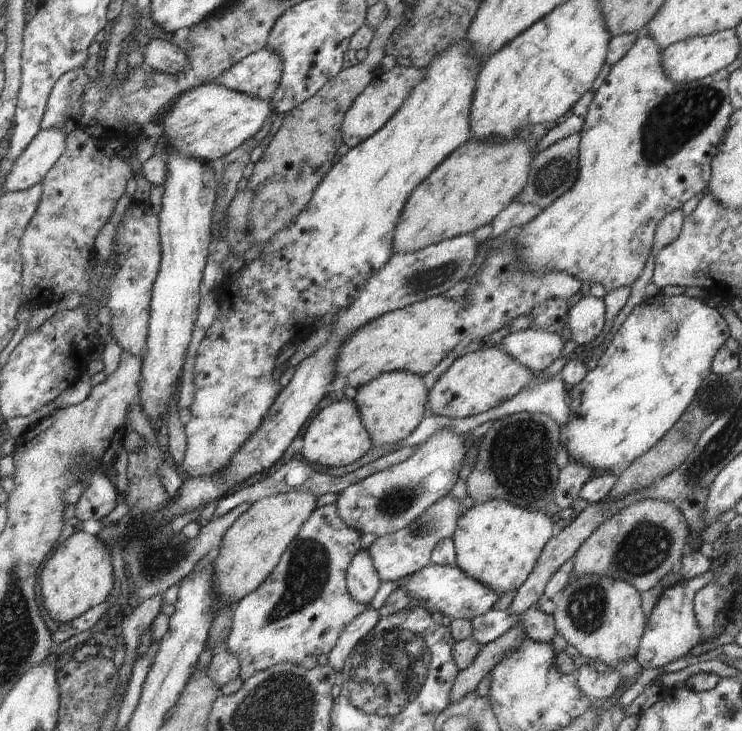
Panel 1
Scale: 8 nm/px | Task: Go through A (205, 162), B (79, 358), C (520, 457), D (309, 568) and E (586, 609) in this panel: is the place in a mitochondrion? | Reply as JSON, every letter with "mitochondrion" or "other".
{"A":"other","B":"other","C":"mitochondrion","D":"mitochondrion","E":"mitochondrion"}

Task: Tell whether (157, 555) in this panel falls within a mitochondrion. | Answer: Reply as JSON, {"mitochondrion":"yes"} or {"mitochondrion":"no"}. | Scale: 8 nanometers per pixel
{"mitochondrion":"yes"}

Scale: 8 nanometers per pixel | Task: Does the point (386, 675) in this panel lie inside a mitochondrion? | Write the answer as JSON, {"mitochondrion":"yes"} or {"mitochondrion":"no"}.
{"mitochondrion":"yes"}

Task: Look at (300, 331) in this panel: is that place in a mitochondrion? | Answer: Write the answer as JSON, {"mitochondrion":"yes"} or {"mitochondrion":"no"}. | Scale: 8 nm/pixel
{"mitochondrion":"no"}

